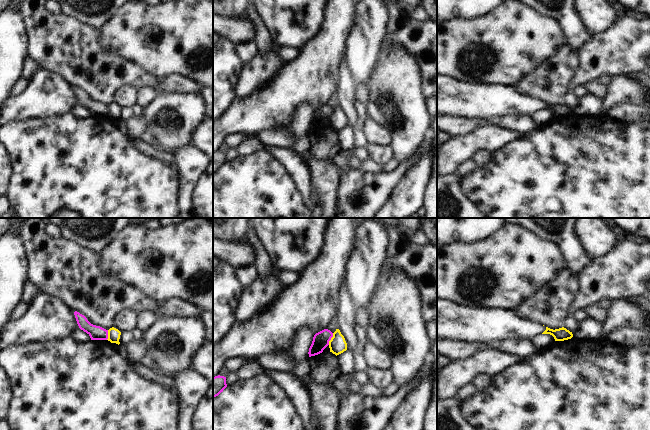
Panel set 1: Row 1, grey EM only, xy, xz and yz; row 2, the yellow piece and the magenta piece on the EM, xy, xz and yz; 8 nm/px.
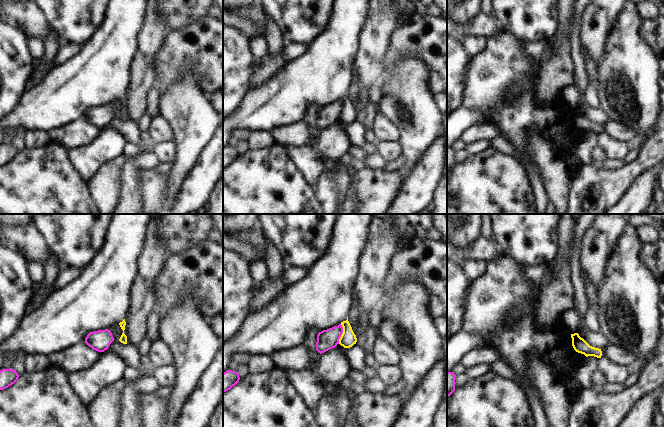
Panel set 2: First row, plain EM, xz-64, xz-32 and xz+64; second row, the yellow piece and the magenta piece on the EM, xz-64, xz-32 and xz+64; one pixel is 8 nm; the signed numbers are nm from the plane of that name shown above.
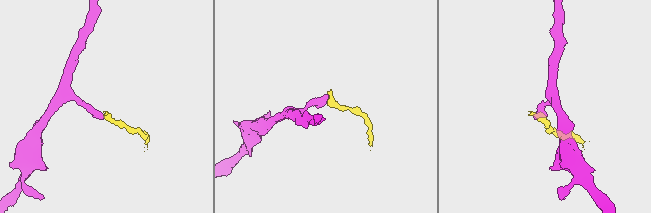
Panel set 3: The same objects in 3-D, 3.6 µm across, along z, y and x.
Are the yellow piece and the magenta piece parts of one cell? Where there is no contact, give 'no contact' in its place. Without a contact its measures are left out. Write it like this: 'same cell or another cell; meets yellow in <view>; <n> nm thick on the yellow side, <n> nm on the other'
another cell; meets yellow in xz; 140 nm thick on the yellow side, 130 nm on the other

